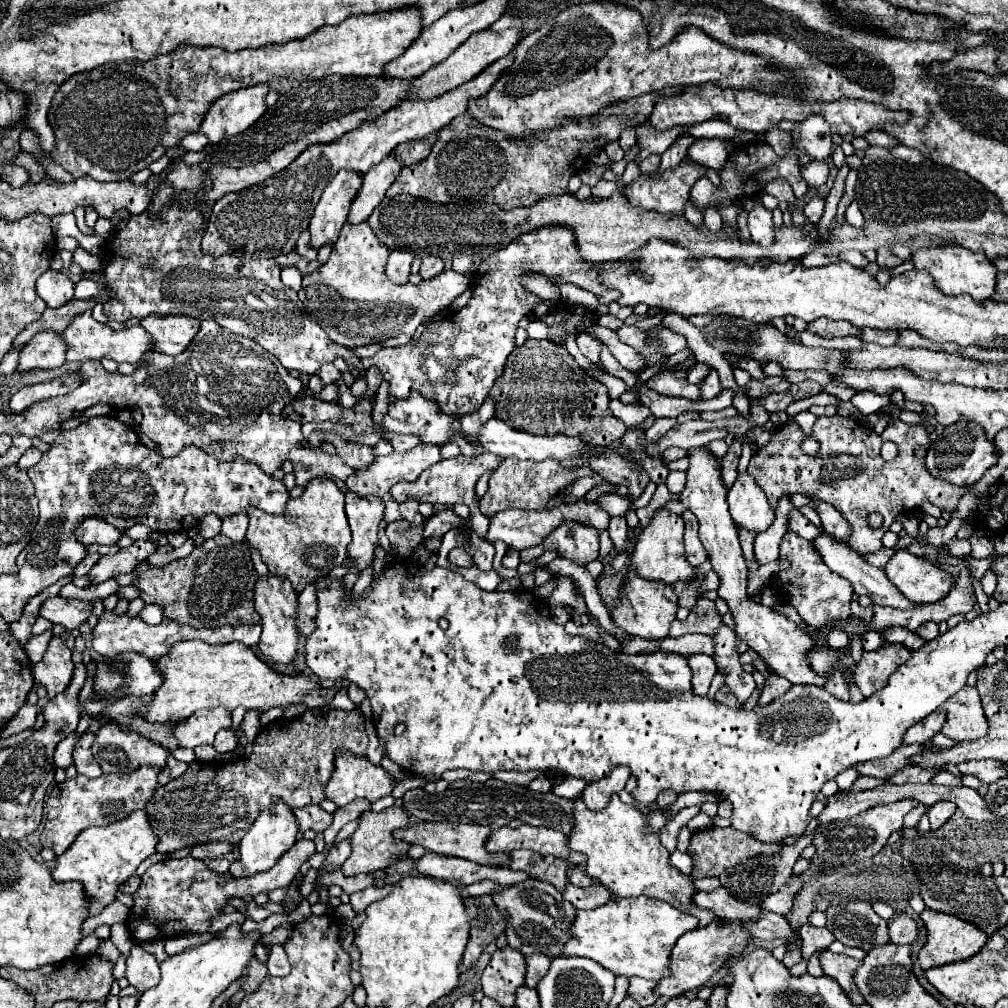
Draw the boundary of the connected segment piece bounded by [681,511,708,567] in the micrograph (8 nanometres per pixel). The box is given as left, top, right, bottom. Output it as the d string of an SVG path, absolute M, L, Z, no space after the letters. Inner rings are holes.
M686 511L681 516L685 523L684 545L686 545L686 561L692 567L698 567L704 559L708 559L706 549L700 543L698 536L698 520L690 511Z

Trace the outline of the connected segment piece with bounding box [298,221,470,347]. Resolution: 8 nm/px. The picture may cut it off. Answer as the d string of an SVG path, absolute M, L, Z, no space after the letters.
M346 223L332 247L328 261L302 279L298 297L306 313L316 321L332 341L344 347L382 343L398 335L412 335L426 319L450 307L450 303L468 289L470 279L452 269L440 277L420 281L418 285L396 285L386 277L390 249L376 239L368 223Z

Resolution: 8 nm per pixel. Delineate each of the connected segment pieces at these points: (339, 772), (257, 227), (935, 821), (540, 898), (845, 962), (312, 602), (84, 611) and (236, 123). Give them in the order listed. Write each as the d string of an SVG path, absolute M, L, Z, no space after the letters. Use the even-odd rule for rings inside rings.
M336 751L334 771L326 785L326 797L334 801L336 807L344 807L358 797L378 801L390 795L392 789L392 777L382 767L372 765L366 757L362 759L348 751Z
M510 53L508 57L494 61L472 81L466 81L464 85L432 101L402 101L394 109L388 109L386 113L376 117L374 121L368 121L360 129L346 133L344 137L340 137L340 141L332 141L332 145L310 145L304 153L300 153L300 157L292 165L288 165L288 169L284 169L284 173L278 173L276 177L270 177L260 185L252 185L246 191L224 195L212 205L208 227L202 237L204 253L212 257L222 257L226 253L250 255L256 259L276 259L280 257L280 253L292 253L302 233L302 227L306 227L306 221L312 217L312 209L318 203L324 185L340 169L364 175L368 173L368 169L372 169L384 157L388 157L396 145L418 137L424 139L430 133L438 133L456 115L468 109L468 99L486 95L486 91L494 85L500 73L508 65L512 65L512 59L514 57Z
M938 801L936 805L932 805L932 807L928 807L928 819L930 819L930 827L932 827L932 831L934 829L938 829L938 827L942 827L950 817L952 817L952 813L956 811L956 805L952 805L952 803L948 803L948 801Z
M526 879L516 885L508 885L490 893L496 907L504 913L504 919L512 923L506 929L508 945L524 955L546 953L548 957L558 957L562 943L568 939L568 927L574 921L576 909L550 885L538 879Z
M824 949L818 959L820 959L820 967L822 967L824 975L836 979L840 983L840 987L848 993L852 1003L862 1003L864 1001L862 993L856 989L856 983L852 979L852 971L856 971L856 967L860 965L858 959L852 959L848 955L836 955L828 949Z
M310 583L298 595L298 629L304 637L312 635L316 629L316 609L318 609L316 583Z
M60 595L48 597L38 611L40 617L48 619L50 623L60 623L68 631L80 627L90 615L90 603L88 601L76 601L76 599L64 599Z
M256 85L216 99L212 103L212 109L204 115L198 133L206 135L210 143L218 143L224 137L246 131L264 115L266 93L268 85Z

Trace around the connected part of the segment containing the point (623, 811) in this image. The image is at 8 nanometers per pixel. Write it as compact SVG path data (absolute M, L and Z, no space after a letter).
M612 795L610 805L602 811L590 811L576 799L576 823L570 835L570 849L586 855L586 873L600 881L612 895L622 897L622 893L646 895L652 899L668 901L670 905L684 909L686 913L698 917L698 927L710 925L712 921L720 921L712 909L700 909L694 905L692 895L698 891L692 877L684 875L676 867L670 867L668 849L662 847L656 833L644 833L644 815L640 809L624 805L618 795Z

